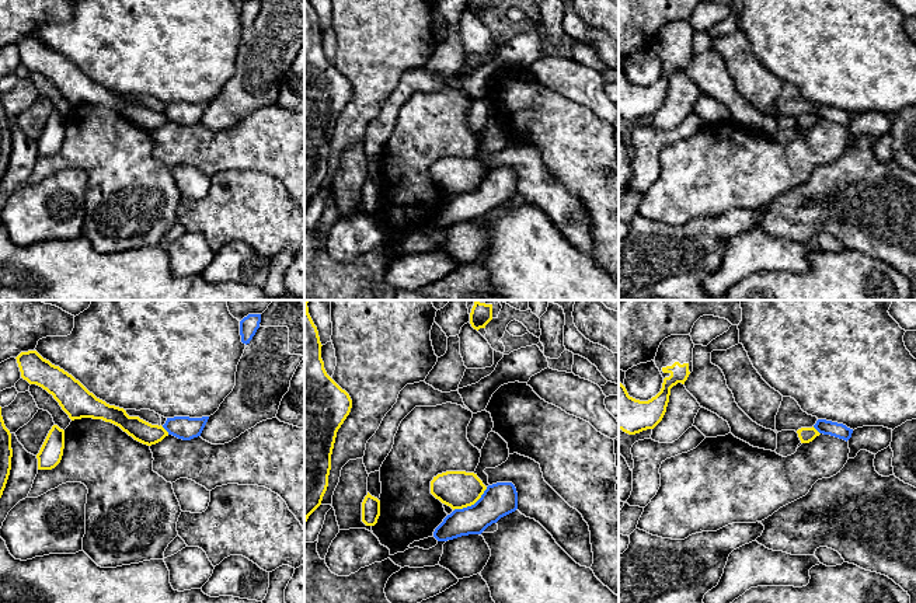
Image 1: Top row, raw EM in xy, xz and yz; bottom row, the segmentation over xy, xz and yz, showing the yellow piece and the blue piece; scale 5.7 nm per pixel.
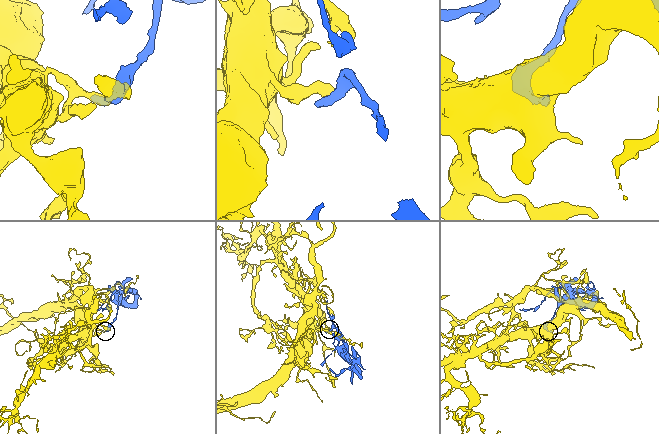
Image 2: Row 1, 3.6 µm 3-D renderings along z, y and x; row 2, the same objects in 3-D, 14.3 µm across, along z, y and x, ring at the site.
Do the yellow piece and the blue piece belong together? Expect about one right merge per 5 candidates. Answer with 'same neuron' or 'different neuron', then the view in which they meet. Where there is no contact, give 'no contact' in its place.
different neuron; meets yellow in xz

